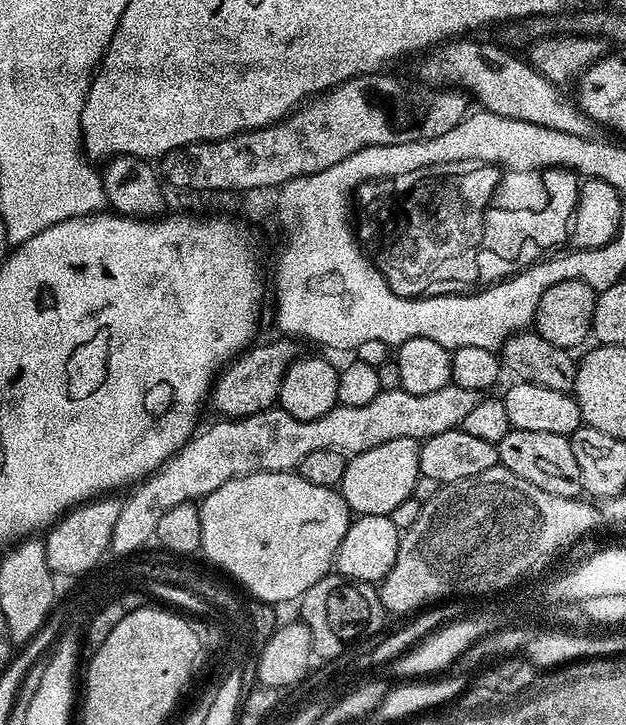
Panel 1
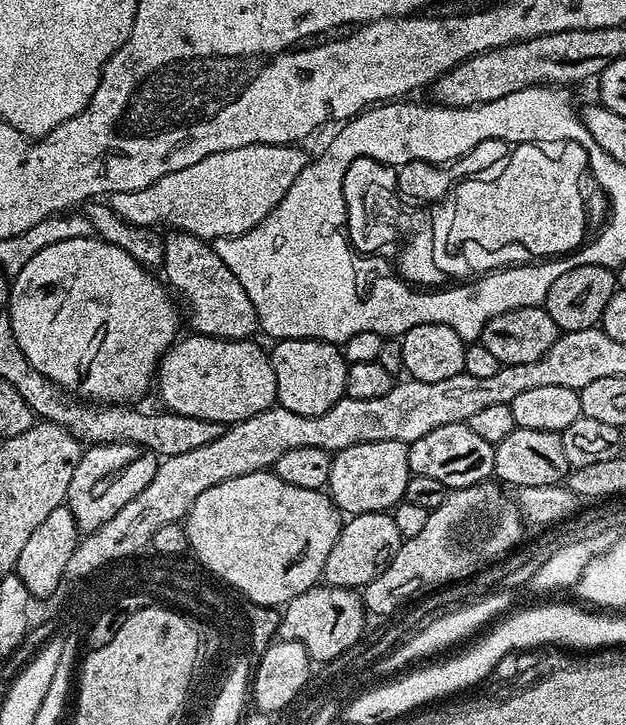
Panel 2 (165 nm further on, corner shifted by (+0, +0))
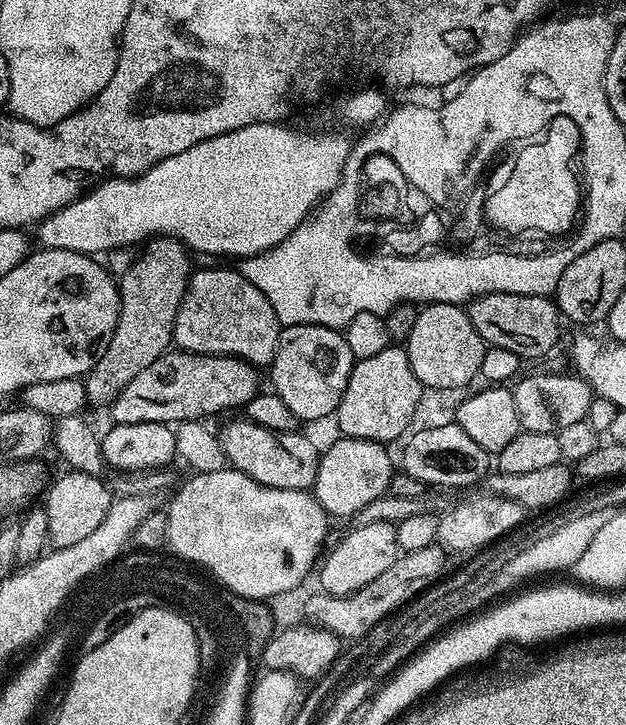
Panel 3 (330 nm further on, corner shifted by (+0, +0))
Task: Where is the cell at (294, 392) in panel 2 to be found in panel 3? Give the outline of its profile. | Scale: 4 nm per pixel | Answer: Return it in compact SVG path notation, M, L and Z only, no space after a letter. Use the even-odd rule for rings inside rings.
M289 324L280 329L280 341L270 365L271 387L301 422L324 420L327 416L329 419L342 402L353 363L350 346L346 346L341 329L317 324Z

